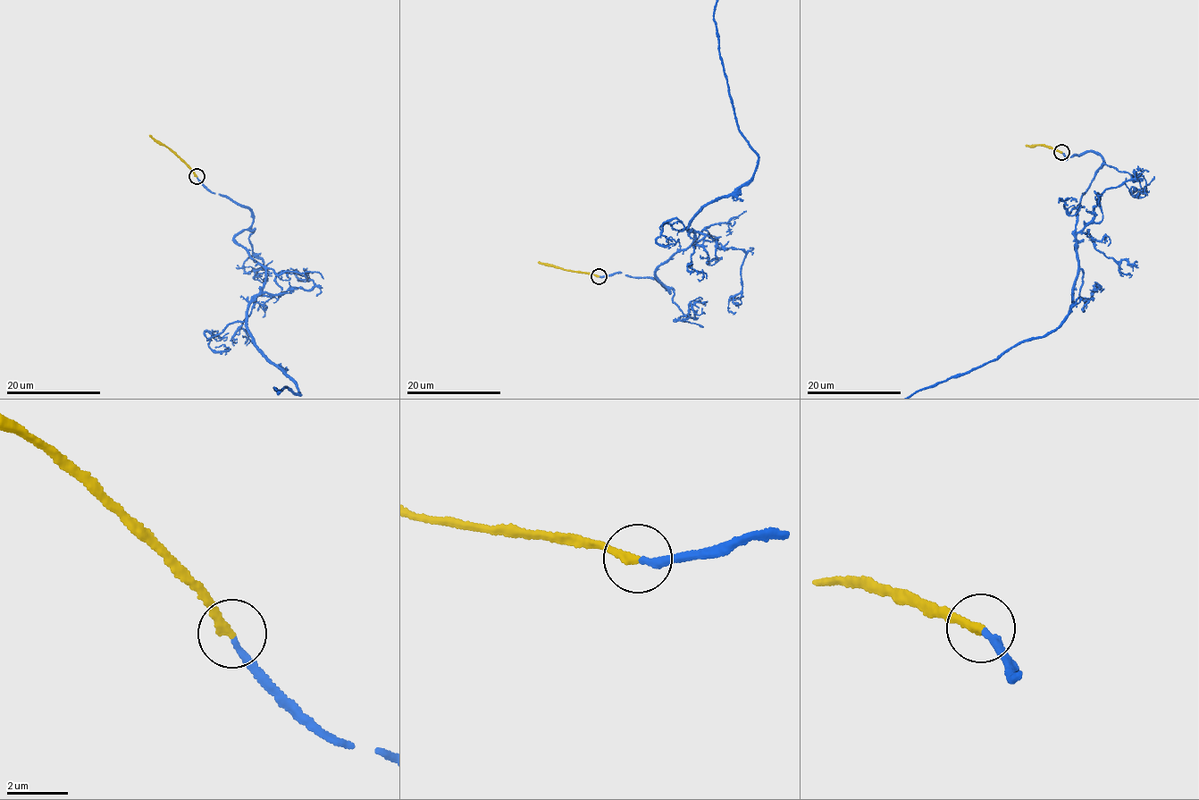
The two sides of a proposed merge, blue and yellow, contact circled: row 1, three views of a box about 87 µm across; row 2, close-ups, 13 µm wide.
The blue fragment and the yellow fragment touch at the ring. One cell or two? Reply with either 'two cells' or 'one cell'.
one cell

